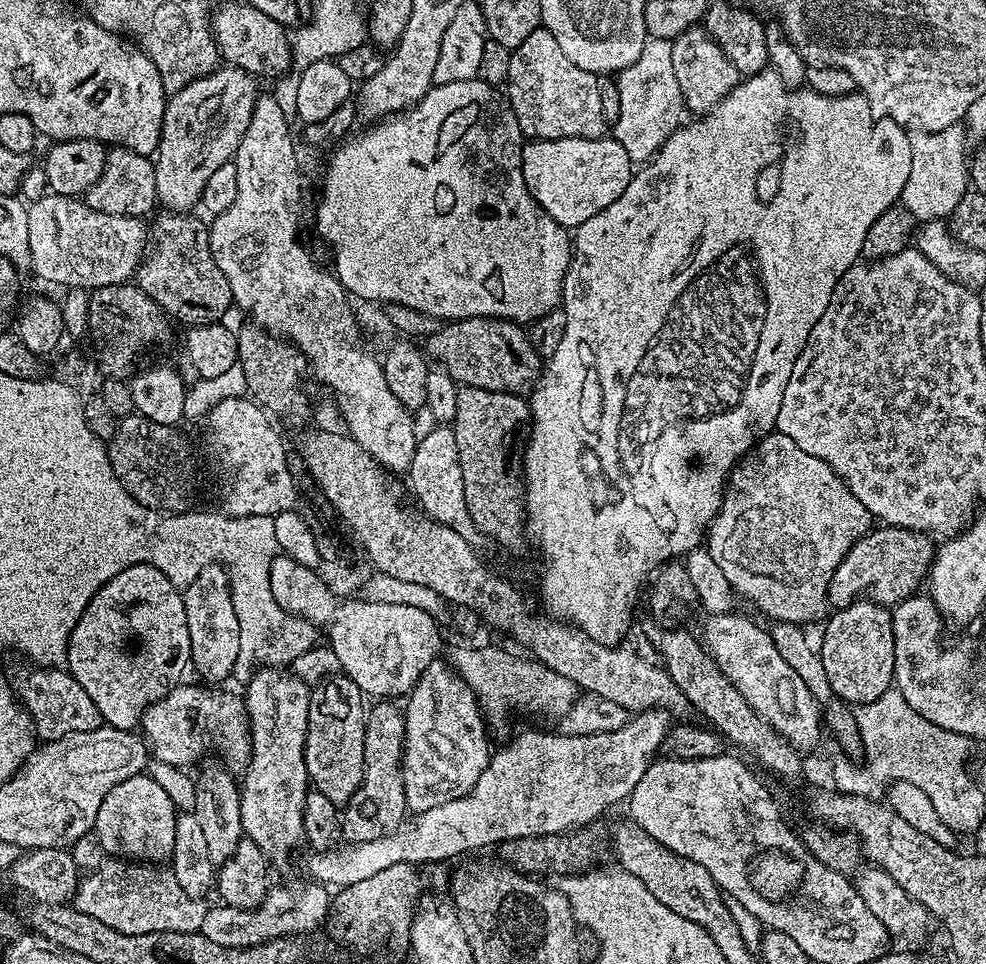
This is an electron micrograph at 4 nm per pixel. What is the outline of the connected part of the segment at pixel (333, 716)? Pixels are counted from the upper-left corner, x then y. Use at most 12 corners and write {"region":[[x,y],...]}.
{"region":[[343,674],[309,691],[311,787],[346,802],[364,773],[365,697]]}

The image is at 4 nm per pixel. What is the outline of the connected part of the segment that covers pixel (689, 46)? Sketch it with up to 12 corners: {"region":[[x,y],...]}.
{"region":[[702,26],[671,48],[684,107],[710,113],[742,79]]}

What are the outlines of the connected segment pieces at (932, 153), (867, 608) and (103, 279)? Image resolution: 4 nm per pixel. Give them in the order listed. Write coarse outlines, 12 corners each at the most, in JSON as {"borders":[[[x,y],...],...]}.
{"borders":[[[965,129],[913,131],[902,204],[951,216],[970,188]],[[835,609],[818,651],[832,696],[872,705],[894,684],[891,611]],[[47,194],[27,205],[31,271],[65,289],[131,281],[150,232]]]}

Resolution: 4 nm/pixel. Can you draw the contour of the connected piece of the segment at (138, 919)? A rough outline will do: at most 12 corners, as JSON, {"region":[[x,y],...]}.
{"region":[[171,867],[74,893],[74,907],[122,934],[198,932],[206,908]]}

